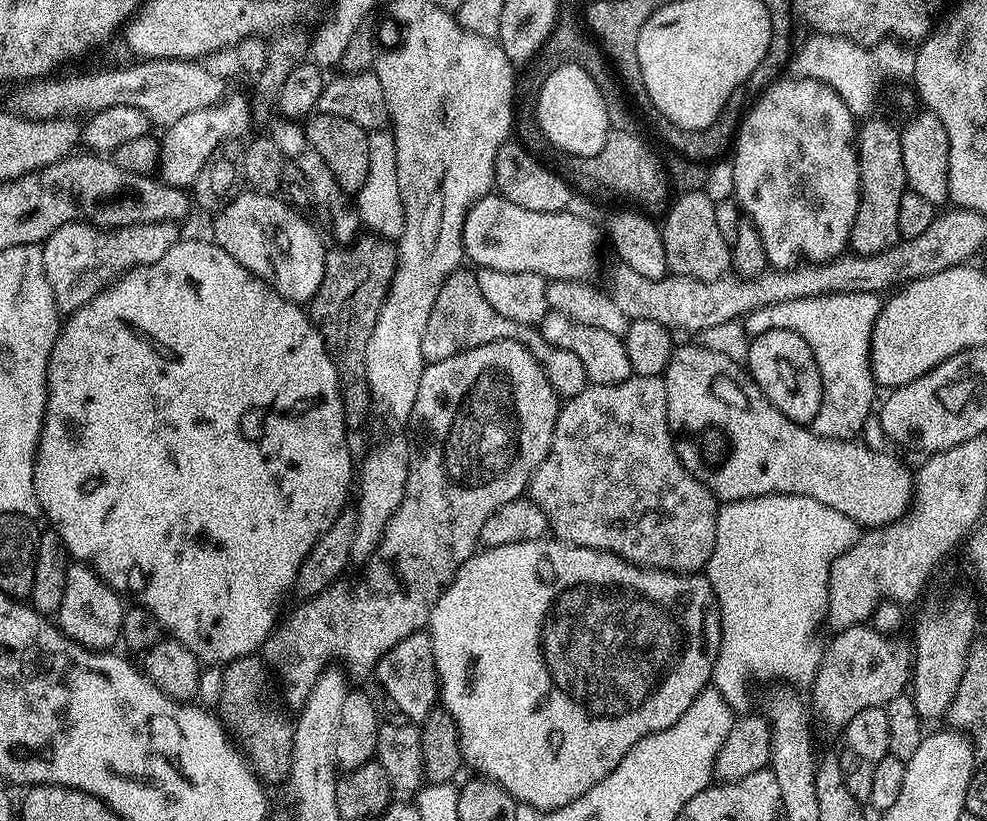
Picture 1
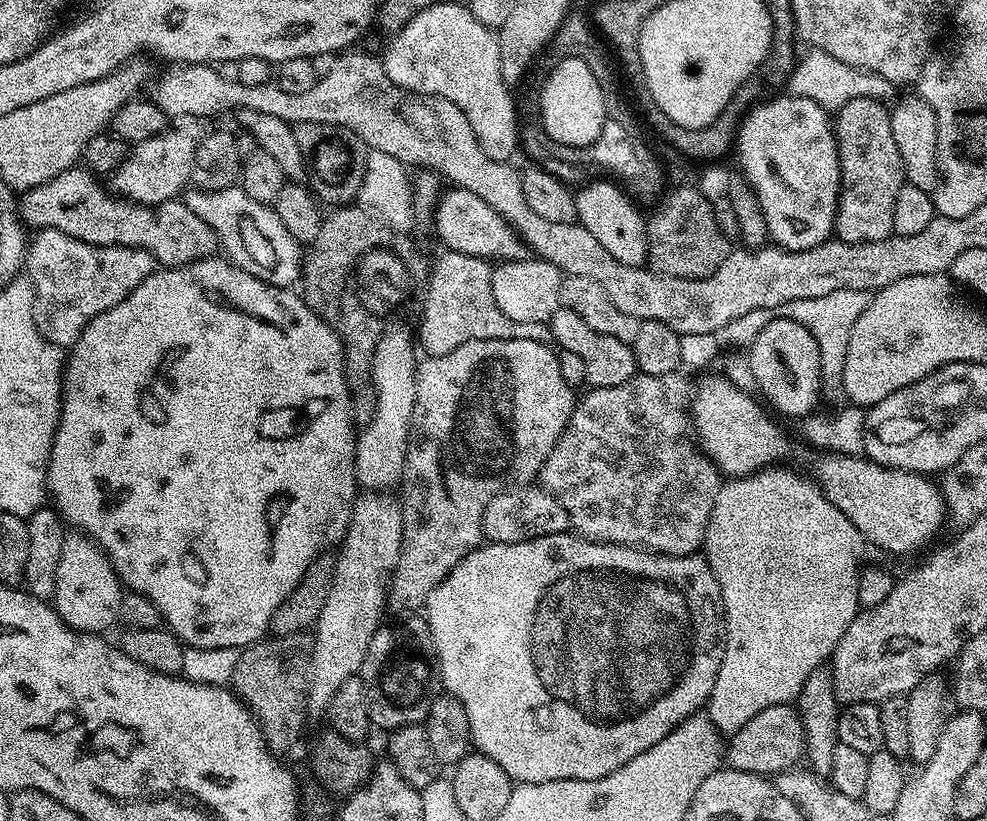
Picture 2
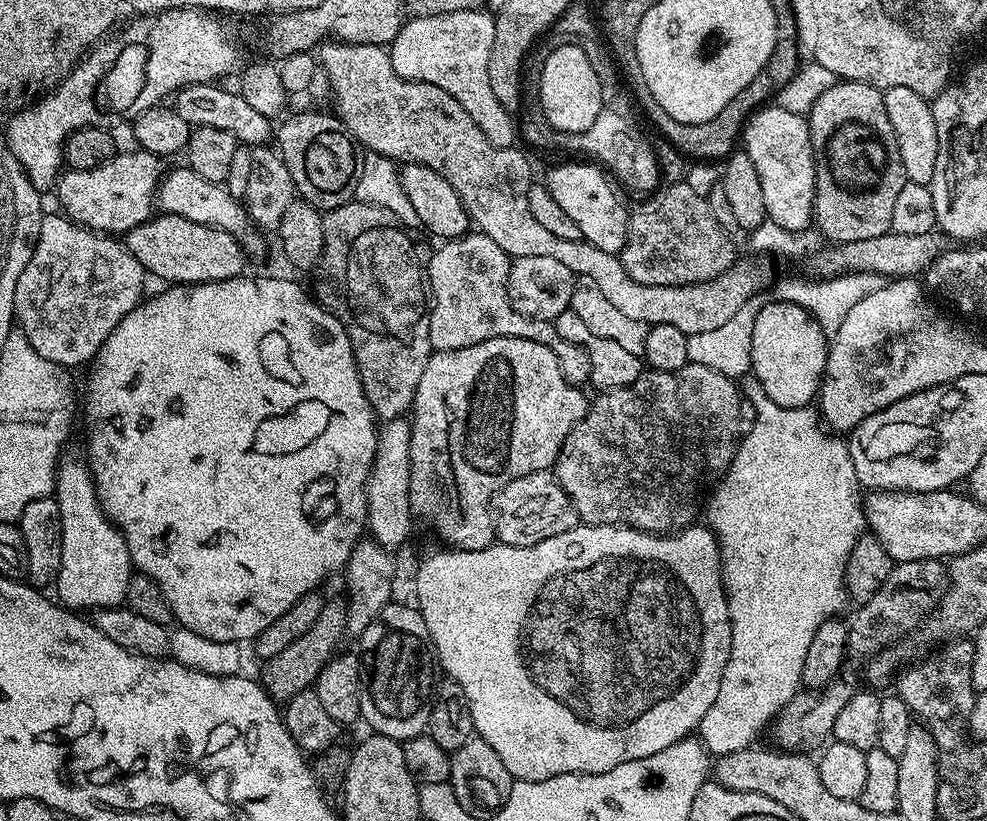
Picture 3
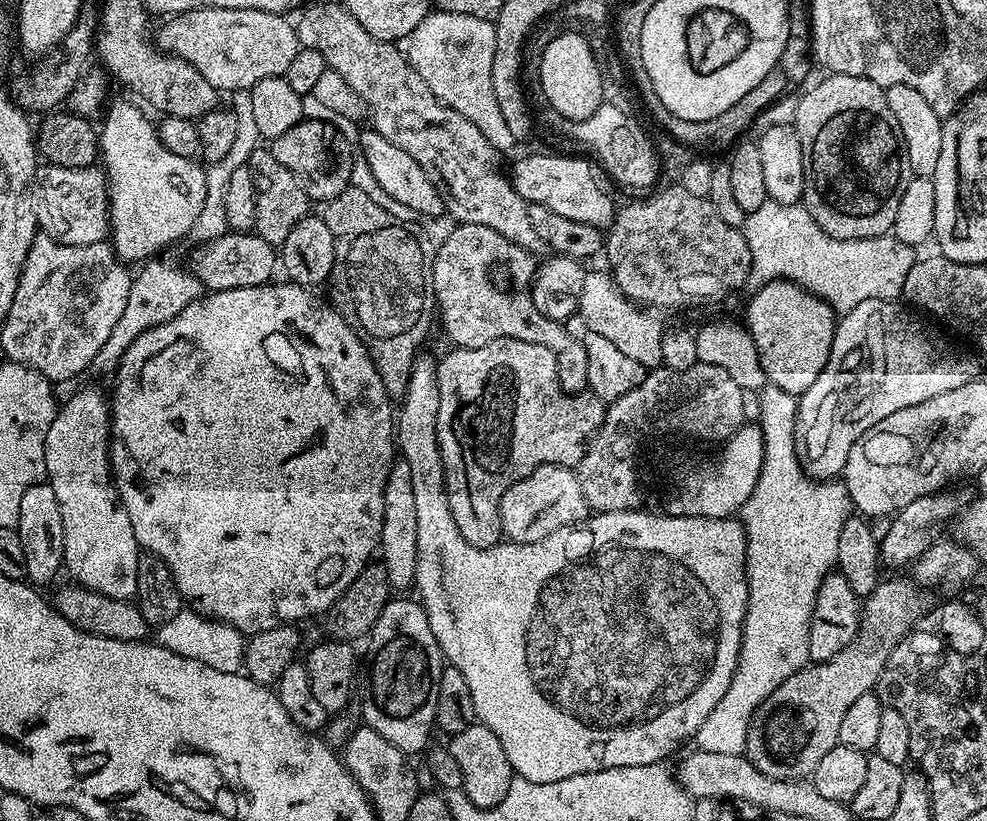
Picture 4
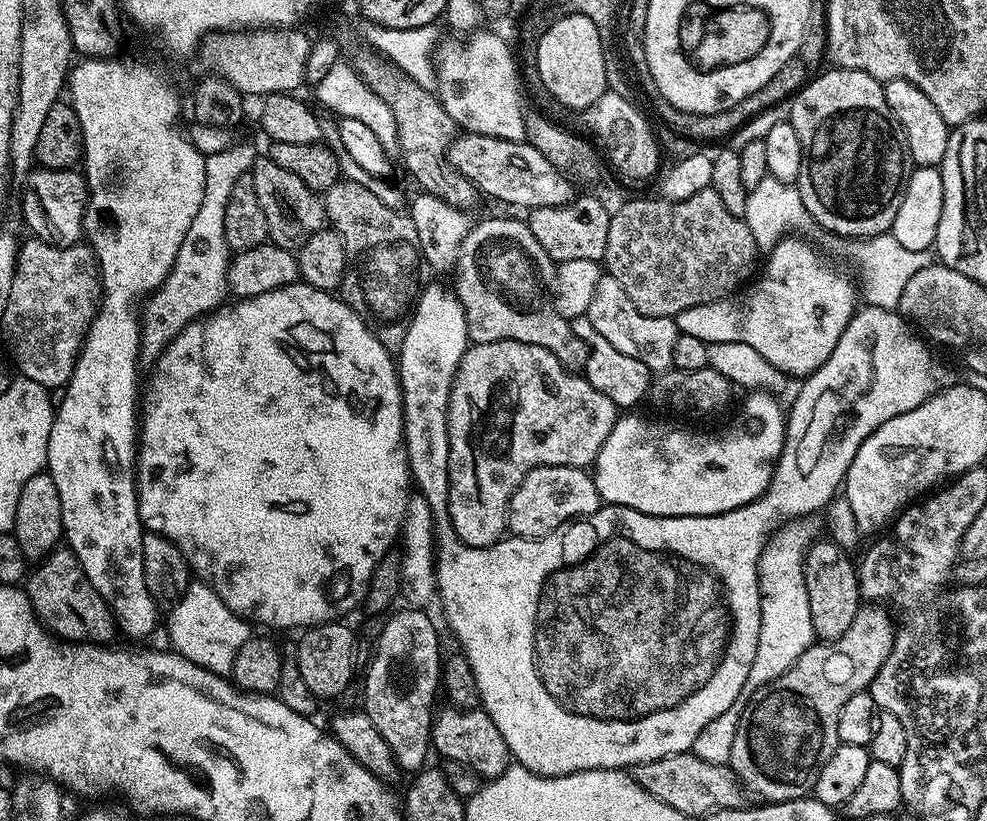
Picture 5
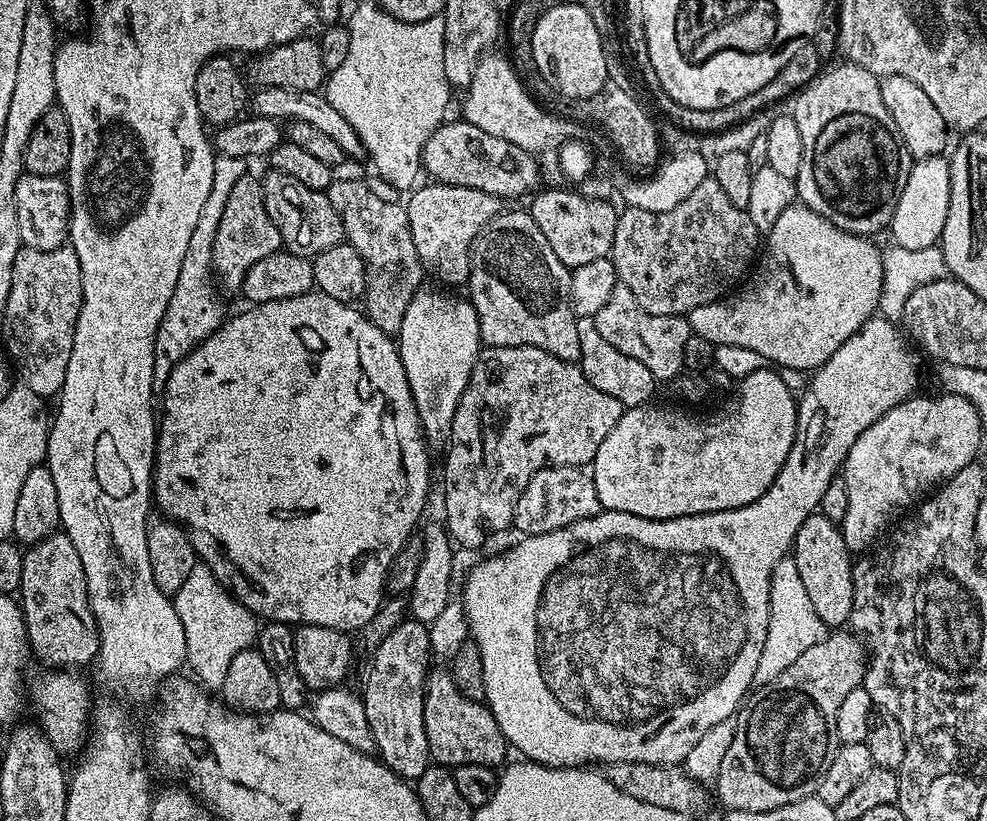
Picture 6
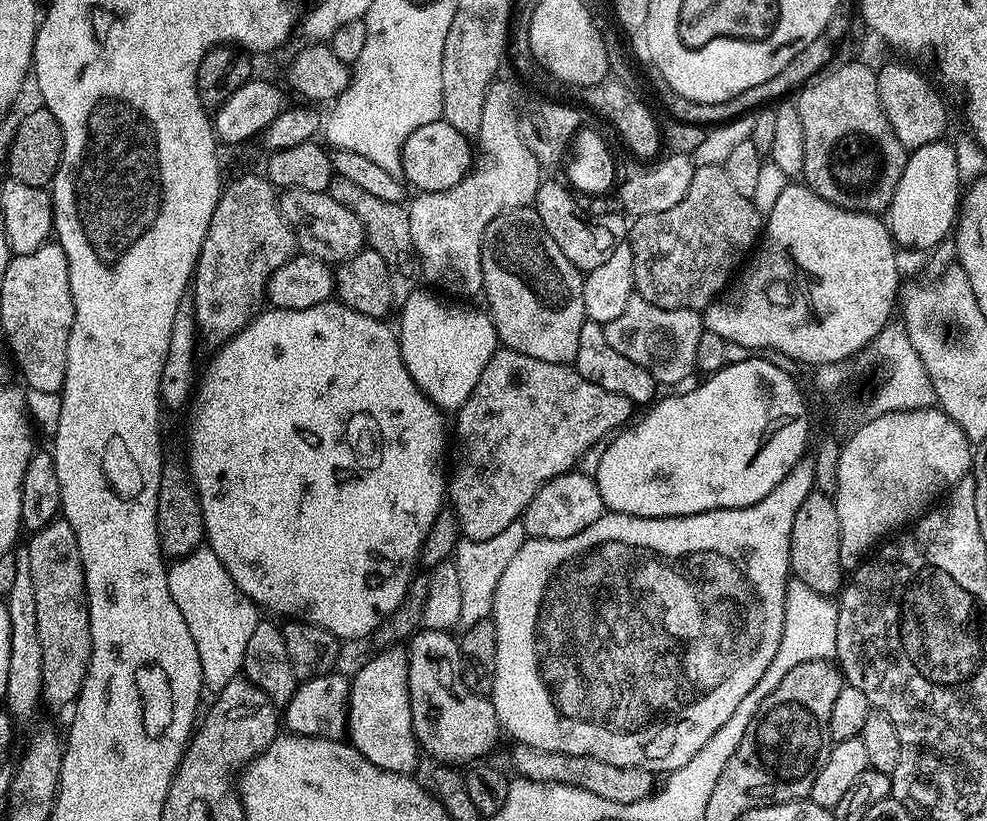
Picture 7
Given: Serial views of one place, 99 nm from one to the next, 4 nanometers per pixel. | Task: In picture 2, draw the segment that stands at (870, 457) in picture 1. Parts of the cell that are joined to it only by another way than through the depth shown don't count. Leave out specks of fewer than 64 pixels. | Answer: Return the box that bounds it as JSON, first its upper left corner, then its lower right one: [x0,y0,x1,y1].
[690,376,946,556]

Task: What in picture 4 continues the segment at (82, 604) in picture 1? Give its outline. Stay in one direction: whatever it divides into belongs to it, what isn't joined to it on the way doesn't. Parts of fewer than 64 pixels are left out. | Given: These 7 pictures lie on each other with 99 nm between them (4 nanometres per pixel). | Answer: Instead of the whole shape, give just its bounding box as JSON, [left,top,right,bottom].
[47,388,142,601]

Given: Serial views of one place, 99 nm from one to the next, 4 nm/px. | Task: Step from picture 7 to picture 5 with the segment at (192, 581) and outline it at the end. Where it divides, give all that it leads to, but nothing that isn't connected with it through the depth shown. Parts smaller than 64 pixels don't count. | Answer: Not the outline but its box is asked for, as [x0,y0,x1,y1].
[168,582,250,677]

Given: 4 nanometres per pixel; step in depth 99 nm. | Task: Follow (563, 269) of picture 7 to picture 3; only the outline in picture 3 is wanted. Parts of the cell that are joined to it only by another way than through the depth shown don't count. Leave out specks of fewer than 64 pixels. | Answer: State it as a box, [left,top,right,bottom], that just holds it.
[427,230,590,386]

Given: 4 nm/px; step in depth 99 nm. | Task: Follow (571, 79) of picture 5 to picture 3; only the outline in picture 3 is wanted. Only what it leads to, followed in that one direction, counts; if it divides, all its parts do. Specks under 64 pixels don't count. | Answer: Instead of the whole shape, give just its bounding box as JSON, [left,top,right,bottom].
[540,45,606,132]

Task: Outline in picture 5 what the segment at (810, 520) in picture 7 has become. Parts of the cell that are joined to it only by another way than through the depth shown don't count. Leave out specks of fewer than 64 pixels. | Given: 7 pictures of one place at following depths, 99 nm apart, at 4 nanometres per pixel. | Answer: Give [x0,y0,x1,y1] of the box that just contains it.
[804,539,862,642]

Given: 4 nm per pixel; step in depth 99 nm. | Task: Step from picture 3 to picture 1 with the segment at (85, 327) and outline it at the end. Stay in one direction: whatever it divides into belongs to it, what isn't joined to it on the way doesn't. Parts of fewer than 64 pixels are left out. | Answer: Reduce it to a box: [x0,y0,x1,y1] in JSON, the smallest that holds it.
[42,222,178,313]

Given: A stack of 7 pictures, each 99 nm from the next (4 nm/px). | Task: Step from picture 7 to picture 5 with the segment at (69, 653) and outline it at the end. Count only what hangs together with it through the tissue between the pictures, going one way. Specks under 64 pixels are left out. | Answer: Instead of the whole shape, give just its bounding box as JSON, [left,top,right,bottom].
[26,546,118,645]

